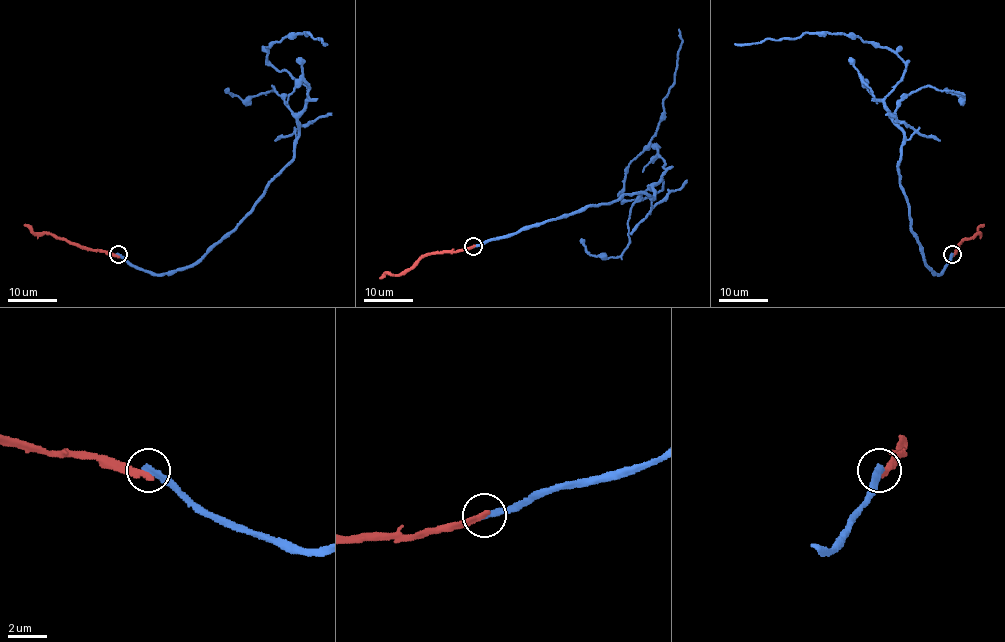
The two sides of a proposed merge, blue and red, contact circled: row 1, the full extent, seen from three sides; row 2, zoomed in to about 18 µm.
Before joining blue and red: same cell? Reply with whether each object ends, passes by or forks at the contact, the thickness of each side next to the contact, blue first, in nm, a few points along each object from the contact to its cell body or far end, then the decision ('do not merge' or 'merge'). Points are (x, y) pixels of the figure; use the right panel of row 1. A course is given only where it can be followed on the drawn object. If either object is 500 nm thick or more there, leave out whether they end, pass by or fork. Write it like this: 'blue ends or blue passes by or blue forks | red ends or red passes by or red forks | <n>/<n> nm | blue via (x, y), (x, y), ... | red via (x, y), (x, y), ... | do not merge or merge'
blue ends | red ends | 320/320 nm | blue via (951, 254), (936, 274), (911, 230), (898, 161), (904, 131), (884, 105), (903, 60), (850, 35), (734, 43) | red via (951, 254), (959, 244), (980, 233), (978, 227), (983, 225) | do not merge

